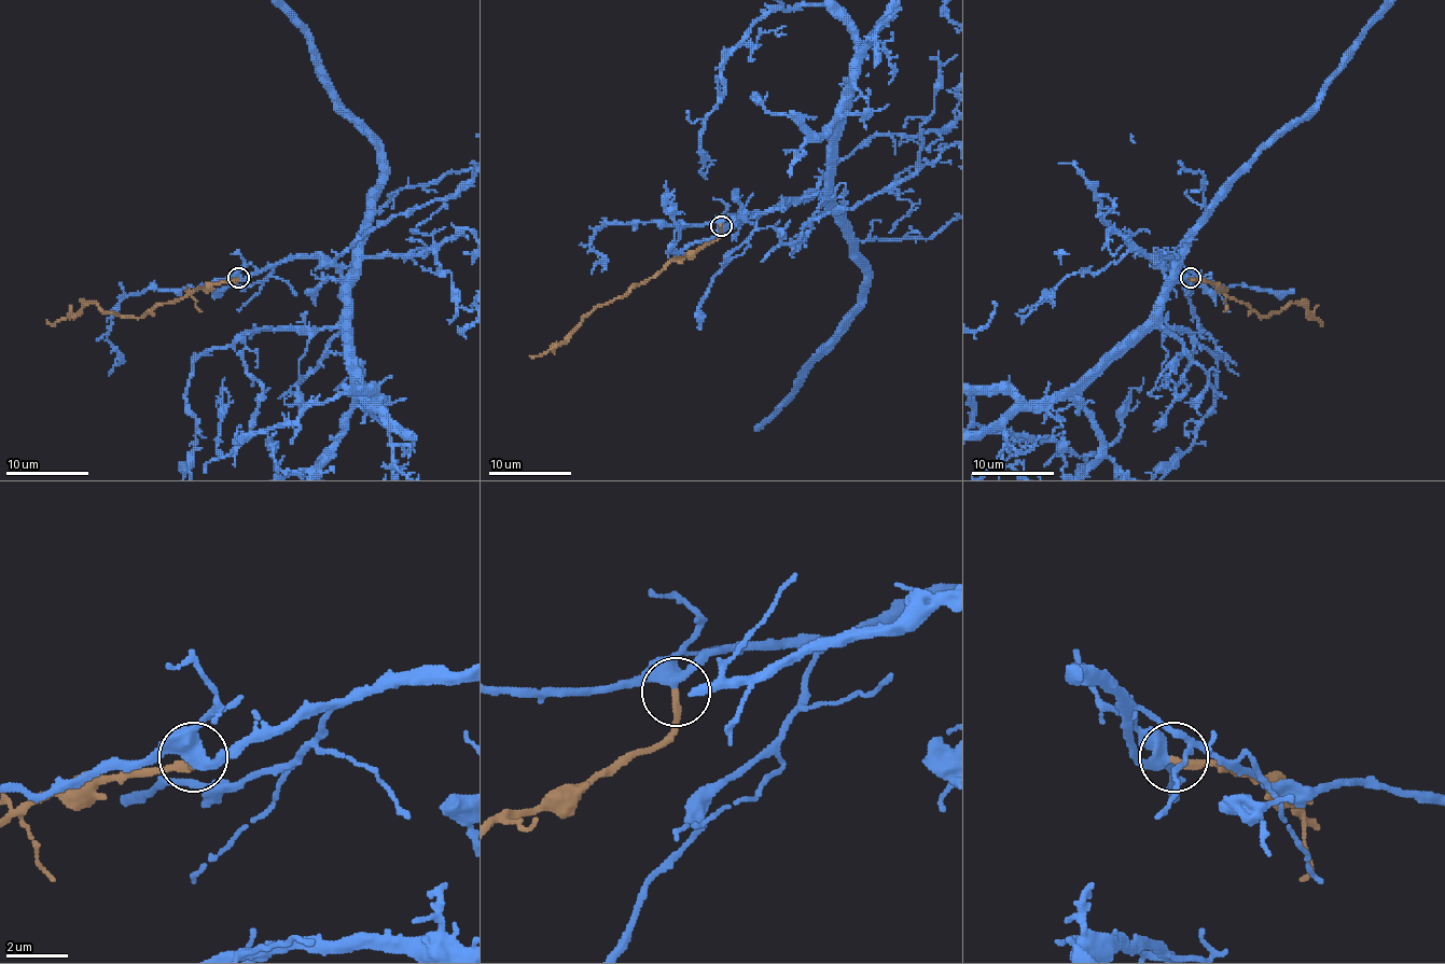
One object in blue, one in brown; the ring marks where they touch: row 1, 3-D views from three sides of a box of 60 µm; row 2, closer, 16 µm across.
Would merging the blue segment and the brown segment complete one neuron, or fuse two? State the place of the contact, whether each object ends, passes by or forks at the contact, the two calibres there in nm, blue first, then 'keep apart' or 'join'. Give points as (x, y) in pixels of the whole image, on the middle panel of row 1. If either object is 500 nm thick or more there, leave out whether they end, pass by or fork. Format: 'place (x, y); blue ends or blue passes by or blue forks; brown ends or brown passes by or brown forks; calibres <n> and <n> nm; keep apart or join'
place (721, 225); blue passes by; brown ends; calibres 380 and 240 nm; join

